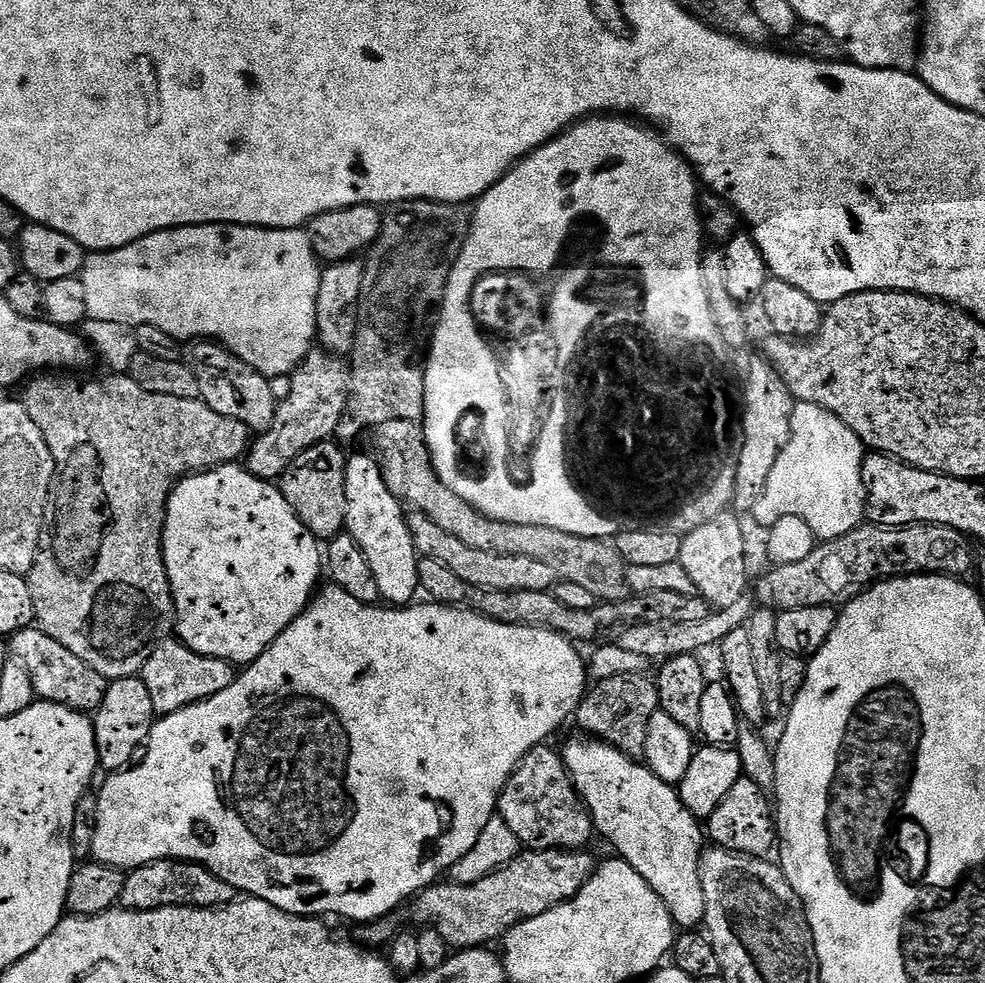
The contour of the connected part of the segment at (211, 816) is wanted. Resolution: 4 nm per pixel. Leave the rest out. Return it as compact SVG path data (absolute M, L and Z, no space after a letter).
M329 583L327 587L321 587L313 595L303 614L253 664L247 665L237 675L236 681L230 686L226 686L226 690L222 690L222 694L214 694L209 700L191 704L169 716L159 717L152 725L152 735L148 737L146 751L143 753L143 756L145 755L144 761L142 761L142 756L135 766L129 766L107 777L108 781L101 786L100 792L98 791L96 796L98 818L96 819L94 846L91 855L91 859L95 863L121 870L131 870L141 868L143 864L153 864L159 860L187 860L190 864L201 864L203 868L210 869L215 876L222 878L222 882L230 882L230 886L235 888L237 893L254 900L265 900L270 902L270 906L295 916L328 918L328 915L333 912L334 915L341 916L344 920L375 922L391 917L393 915L391 912L403 900L409 899L408 901L411 901L425 888L437 883L441 879L440 872L447 873L459 860L466 858L466 854L470 854L470 850L474 850L474 842L478 842L482 830L486 830L486 822L490 822L492 817L497 815L500 791L506 786L510 774L514 774L514 770L520 765L522 758L526 758L526 754L530 754L530 750L534 750L539 744L545 743L549 739L547 736L554 735L567 720L569 723L575 717L576 708L590 687L585 657L580 657L580 652L576 649L579 647L567 636L549 628L498 622L477 612L468 612L465 608L448 608L444 604L435 602L423 602L424 604L416 602L411 606L369 606L358 602L358 598L350 598L350 594L346 594L346 590L342 590L336 584Z

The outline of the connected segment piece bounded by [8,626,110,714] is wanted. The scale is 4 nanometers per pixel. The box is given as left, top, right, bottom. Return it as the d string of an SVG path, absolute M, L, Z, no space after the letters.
M29 626L13 634L8 645L11 655L18 662L22 662L26 670L30 670L30 682L41 701L61 704L85 714L95 713L100 707L110 682L105 676L98 674L94 666L86 666L86 662L82 662L78 654L62 646L62 642L54 642L54 638L41 632L39 627Z

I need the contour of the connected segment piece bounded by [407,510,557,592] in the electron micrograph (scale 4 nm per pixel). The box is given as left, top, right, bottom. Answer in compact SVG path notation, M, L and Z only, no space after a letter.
M415 510L407 513L408 529L414 538L414 546L417 553L423 559L442 562L442 566L450 566L458 578L470 582L470 586L478 586L486 590L538 590L547 592L552 585L557 583L554 570L550 566L545 566L542 562L537 562L535 558L514 558L514 554L486 554L486 550L474 550L471 546L466 546L459 538L454 538L454 534L448 534L442 530L442 526L426 518L426 514Z

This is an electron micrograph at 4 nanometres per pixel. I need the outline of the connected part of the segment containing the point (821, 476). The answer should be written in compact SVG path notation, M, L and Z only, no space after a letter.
M797 403L792 415L792 437L782 450L774 470L770 470L770 478L766 482L766 490L762 498L758 498L754 519L764 530L774 526L778 518L802 518L816 535L817 541L833 540L842 534L850 534L860 524L865 523L864 507L864 458L866 449L860 436L846 426L833 412L827 412L817 404Z

